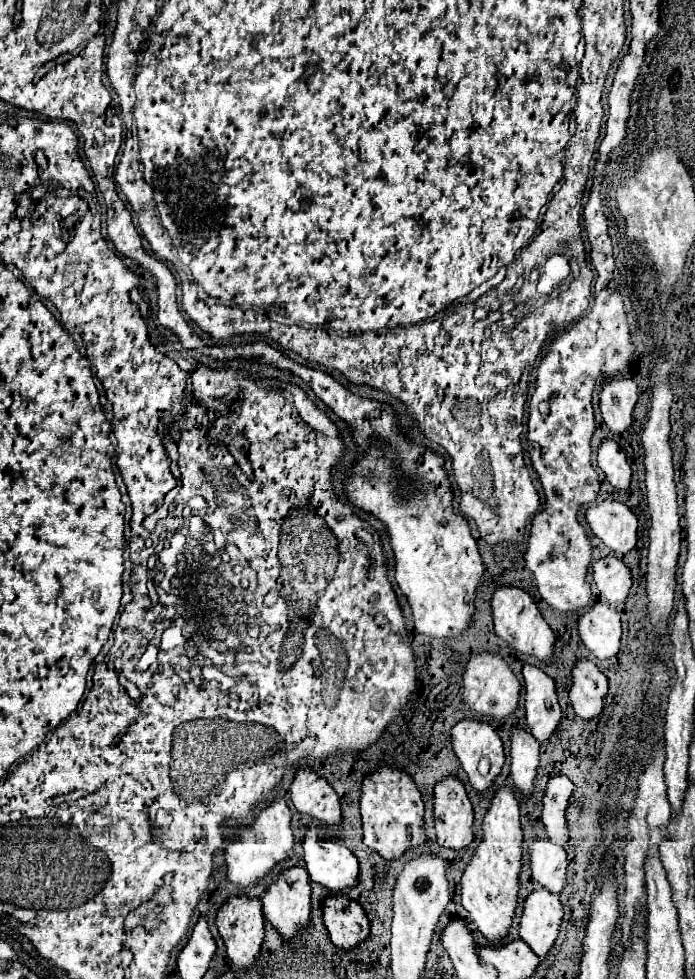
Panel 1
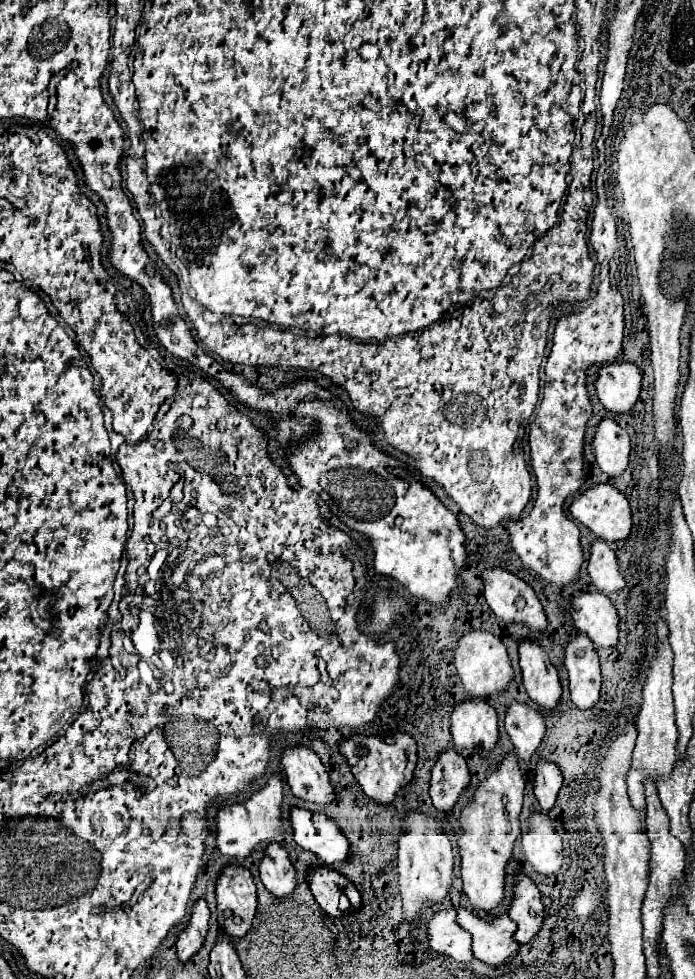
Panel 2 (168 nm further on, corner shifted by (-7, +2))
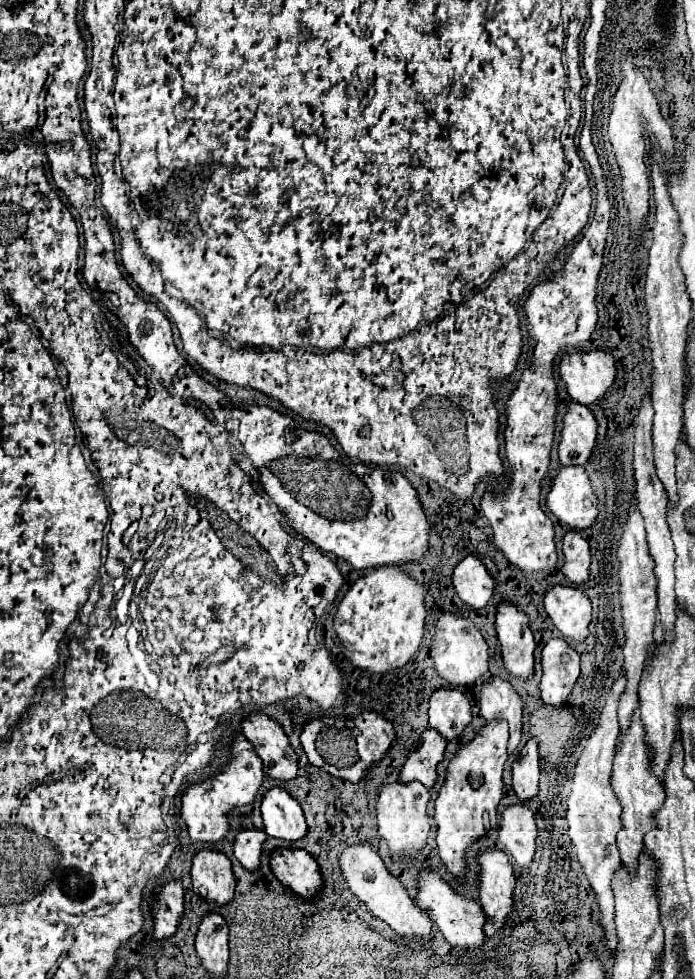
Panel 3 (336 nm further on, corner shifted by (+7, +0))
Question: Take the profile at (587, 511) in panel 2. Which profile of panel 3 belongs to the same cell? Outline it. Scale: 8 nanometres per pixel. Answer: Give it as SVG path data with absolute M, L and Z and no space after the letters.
M561 467L547 495L549 511L575 531L589 529L599 515L597 497L583 467Z

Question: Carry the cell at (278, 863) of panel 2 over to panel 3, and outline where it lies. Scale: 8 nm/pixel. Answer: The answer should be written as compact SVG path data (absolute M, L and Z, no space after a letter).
M247 827L243 833L235 837L235 857L251 873L257 873L261 869L261 849L265 839L267 835L253 827Z

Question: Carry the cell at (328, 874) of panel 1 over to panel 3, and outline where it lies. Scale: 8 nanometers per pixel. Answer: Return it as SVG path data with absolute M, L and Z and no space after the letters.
M271 789L263 795L261 815L265 833L283 841L299 841L307 837L307 823L299 803L283 789Z

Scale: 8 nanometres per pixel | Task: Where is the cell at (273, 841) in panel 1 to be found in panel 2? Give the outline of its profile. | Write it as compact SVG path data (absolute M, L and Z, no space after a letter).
M271 777L257 793L253 793L243 803L223 805L217 811L217 849L227 857L247 857L259 841L281 841L283 839L283 825L281 825L281 777Z

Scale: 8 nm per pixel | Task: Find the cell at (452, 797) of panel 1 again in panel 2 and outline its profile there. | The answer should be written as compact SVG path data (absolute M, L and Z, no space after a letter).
M453 749L441 751L429 781L429 795L435 809L451 813L461 791L469 785L469 771L463 755Z

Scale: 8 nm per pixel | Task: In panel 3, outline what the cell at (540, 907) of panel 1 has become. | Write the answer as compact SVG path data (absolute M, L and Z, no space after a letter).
M487 851L479 855L481 863L481 907L489 915L485 935L493 937L509 917L513 909L515 875L509 857L503 851Z

